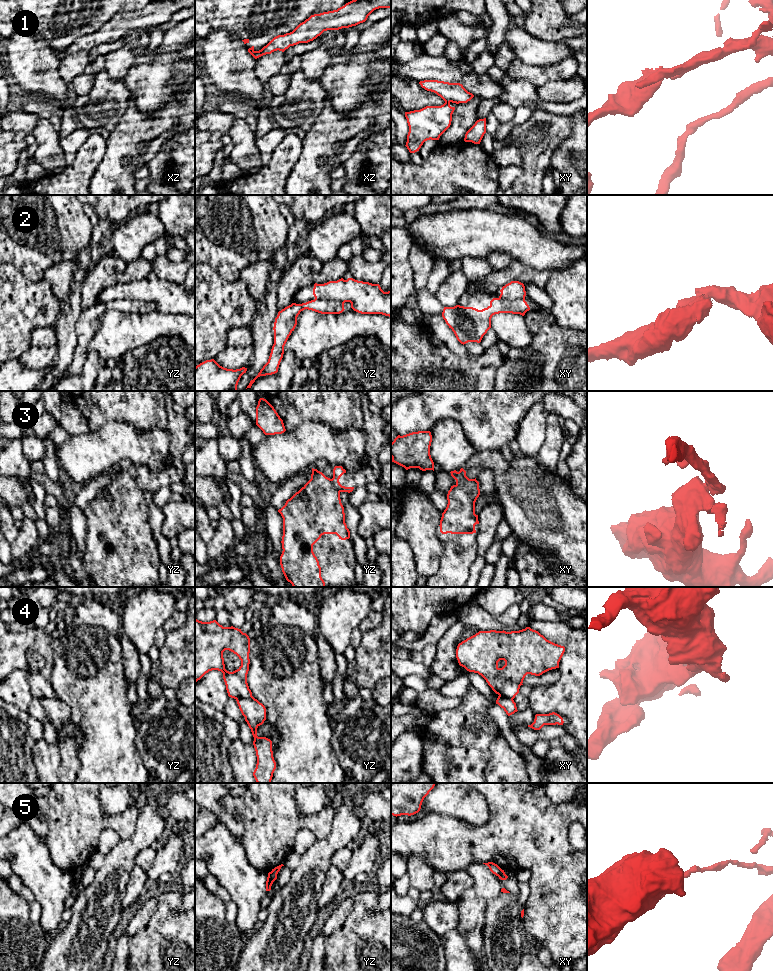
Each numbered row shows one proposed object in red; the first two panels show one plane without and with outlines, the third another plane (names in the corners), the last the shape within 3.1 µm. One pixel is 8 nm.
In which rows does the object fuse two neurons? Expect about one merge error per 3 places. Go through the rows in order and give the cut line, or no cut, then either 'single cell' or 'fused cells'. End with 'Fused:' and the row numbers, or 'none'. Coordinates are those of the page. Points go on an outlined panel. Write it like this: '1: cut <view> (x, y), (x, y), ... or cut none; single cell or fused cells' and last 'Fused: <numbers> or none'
1: cut xy (445, 101), (449, 102); fused cells
2: cut yz (315, 298), (335, 299), (344, 302); fused cells
3: cut yz (331, 479), (339, 492); fused cells
4: cut yz (252, 696), (236, 700); fused cells
5: cut xy (502, 870), (497, 875); fused cells
Fused: 1, 2, 3, 4, 5

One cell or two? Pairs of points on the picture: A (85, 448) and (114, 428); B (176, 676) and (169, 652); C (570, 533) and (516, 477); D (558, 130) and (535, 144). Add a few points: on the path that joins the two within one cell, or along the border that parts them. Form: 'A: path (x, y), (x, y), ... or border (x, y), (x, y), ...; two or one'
A: path (93, 448), (97, 448), (109, 436); one
B: path (176, 670), (175, 658); one
C: path (556, 519), (528, 491); one
D: path (552, 130), (549, 130), (541, 138); one

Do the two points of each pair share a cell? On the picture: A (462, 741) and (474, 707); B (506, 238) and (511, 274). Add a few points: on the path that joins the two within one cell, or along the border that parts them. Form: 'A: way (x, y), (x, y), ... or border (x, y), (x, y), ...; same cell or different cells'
A: way (464, 733), (468, 729), (472, 715); same cell
B: border (511, 258), (533, 268); different cells

